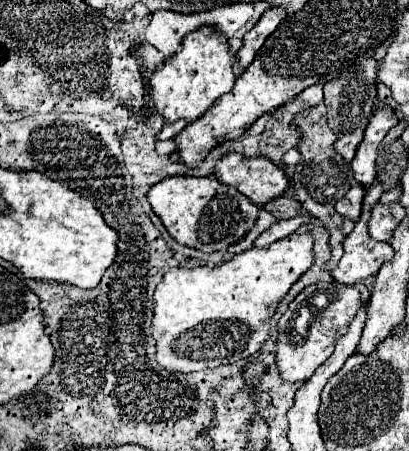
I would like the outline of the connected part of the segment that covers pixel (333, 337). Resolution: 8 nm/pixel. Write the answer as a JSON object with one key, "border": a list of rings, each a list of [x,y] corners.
{"border":[[[337,281],[317,283],[303,289],[289,305],[287,313],[279,319],[277,335],[277,367],[285,381],[307,381],[315,369],[333,353],[333,347],[355,319],[359,307],[363,307],[361,295],[355,287],[341,285]]]}

